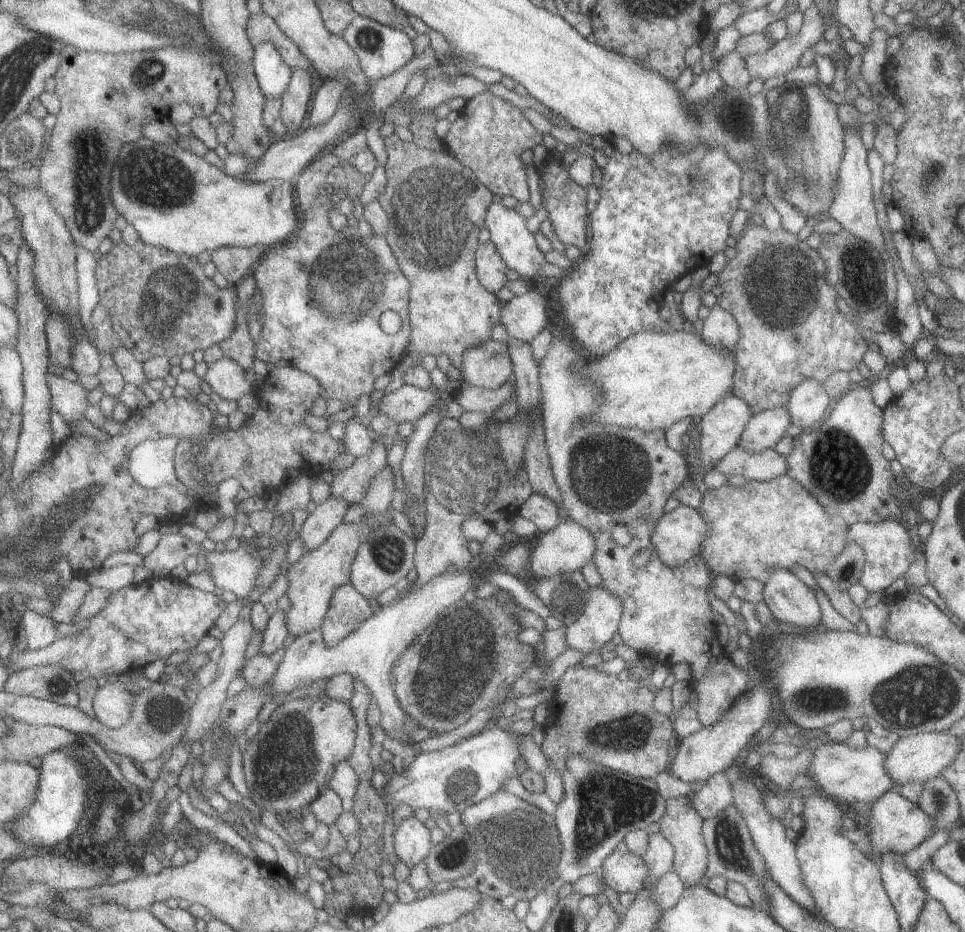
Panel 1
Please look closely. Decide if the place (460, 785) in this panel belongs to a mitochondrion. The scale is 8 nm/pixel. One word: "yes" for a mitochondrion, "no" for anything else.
yes

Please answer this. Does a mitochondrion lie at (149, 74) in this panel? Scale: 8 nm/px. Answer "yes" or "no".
yes

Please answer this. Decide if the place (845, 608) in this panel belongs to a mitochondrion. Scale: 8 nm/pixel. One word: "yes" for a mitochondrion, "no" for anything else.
no

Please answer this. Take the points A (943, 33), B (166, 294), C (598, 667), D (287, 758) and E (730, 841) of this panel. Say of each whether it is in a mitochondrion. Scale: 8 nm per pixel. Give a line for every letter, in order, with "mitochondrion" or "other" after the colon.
A: other
B: mitochondrion
C: other
D: mitochondrion
E: mitochondrion

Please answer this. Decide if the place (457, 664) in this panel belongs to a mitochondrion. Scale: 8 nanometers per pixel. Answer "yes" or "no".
yes

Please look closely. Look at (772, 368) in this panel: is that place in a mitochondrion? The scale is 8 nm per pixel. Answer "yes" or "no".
no

